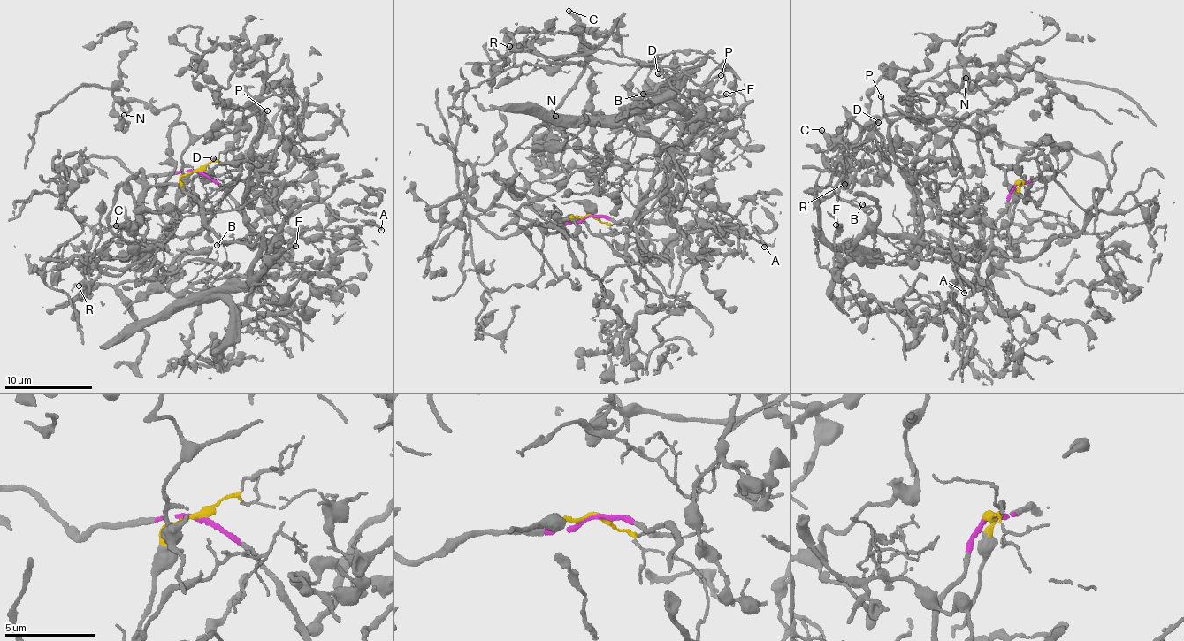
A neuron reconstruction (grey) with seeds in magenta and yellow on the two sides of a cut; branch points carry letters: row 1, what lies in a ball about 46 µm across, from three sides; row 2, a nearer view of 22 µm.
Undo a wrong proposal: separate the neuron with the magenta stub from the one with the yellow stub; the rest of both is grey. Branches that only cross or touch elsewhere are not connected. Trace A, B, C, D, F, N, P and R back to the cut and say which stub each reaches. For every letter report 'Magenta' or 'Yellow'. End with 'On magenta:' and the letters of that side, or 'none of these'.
A: Magenta
B: Yellow
C: Yellow
D: Yellow
F: Magenta
N: Magenta
P: Magenta
R: Magenta
On magenta: A, F, N, P, R

